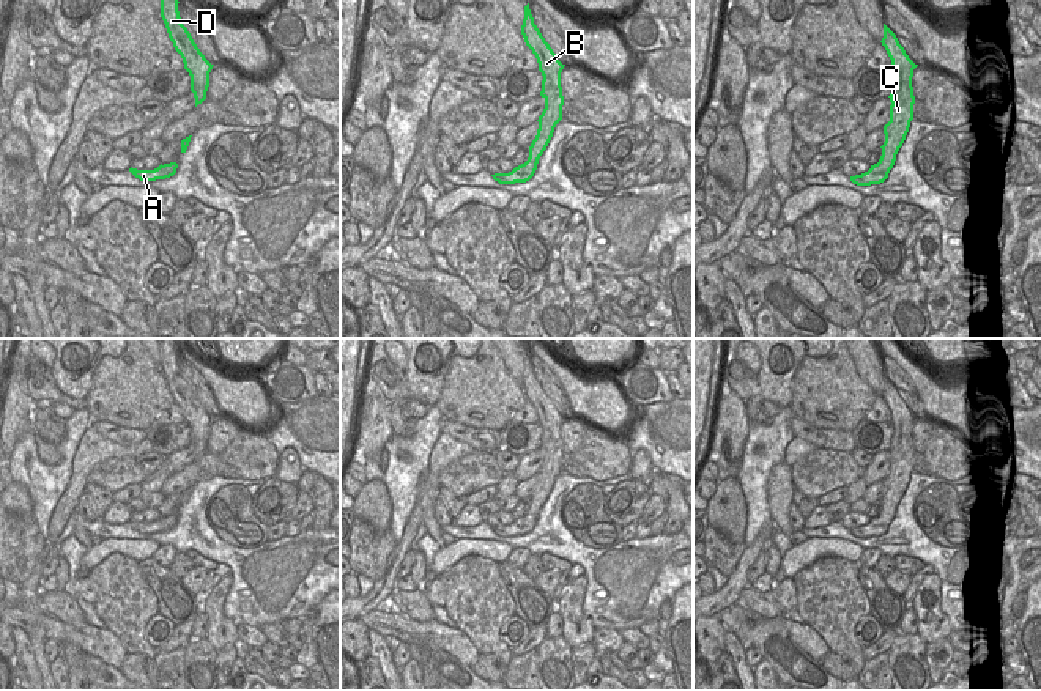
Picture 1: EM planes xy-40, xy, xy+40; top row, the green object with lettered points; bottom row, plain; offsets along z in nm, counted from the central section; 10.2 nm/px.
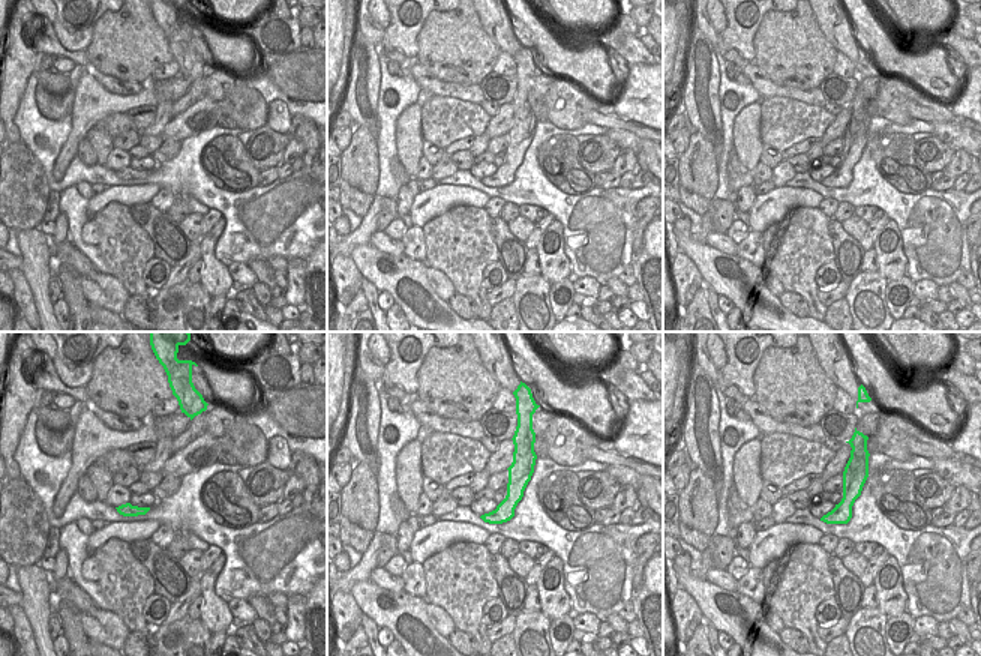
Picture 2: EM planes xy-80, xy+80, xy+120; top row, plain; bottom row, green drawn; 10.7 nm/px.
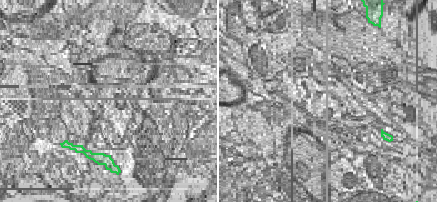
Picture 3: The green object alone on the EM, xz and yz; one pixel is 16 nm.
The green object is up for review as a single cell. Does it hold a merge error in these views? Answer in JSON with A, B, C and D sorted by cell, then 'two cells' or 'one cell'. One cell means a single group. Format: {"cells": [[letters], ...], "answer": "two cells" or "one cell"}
{"cells": [["A", "B", "C", "D"]], "answer": "one cell"}

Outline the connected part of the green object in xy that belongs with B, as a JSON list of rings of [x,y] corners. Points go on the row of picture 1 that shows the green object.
[[[529,3],[524,6],[524,19],[521,25],[521,35],[526,46],[532,50],[537,58],[539,71],[543,76],[540,96],[545,99],[545,109],[539,116],[537,135],[529,146],[529,157],[524,164],[515,167],[509,173],[491,175],[499,184],[515,184],[529,181],[535,170],[540,156],[546,150],[556,124],[562,120],[562,87],[561,72],[565,65],[562,65],[550,44],[542,36],[540,30],[534,24],[534,17],[529,9]]]

